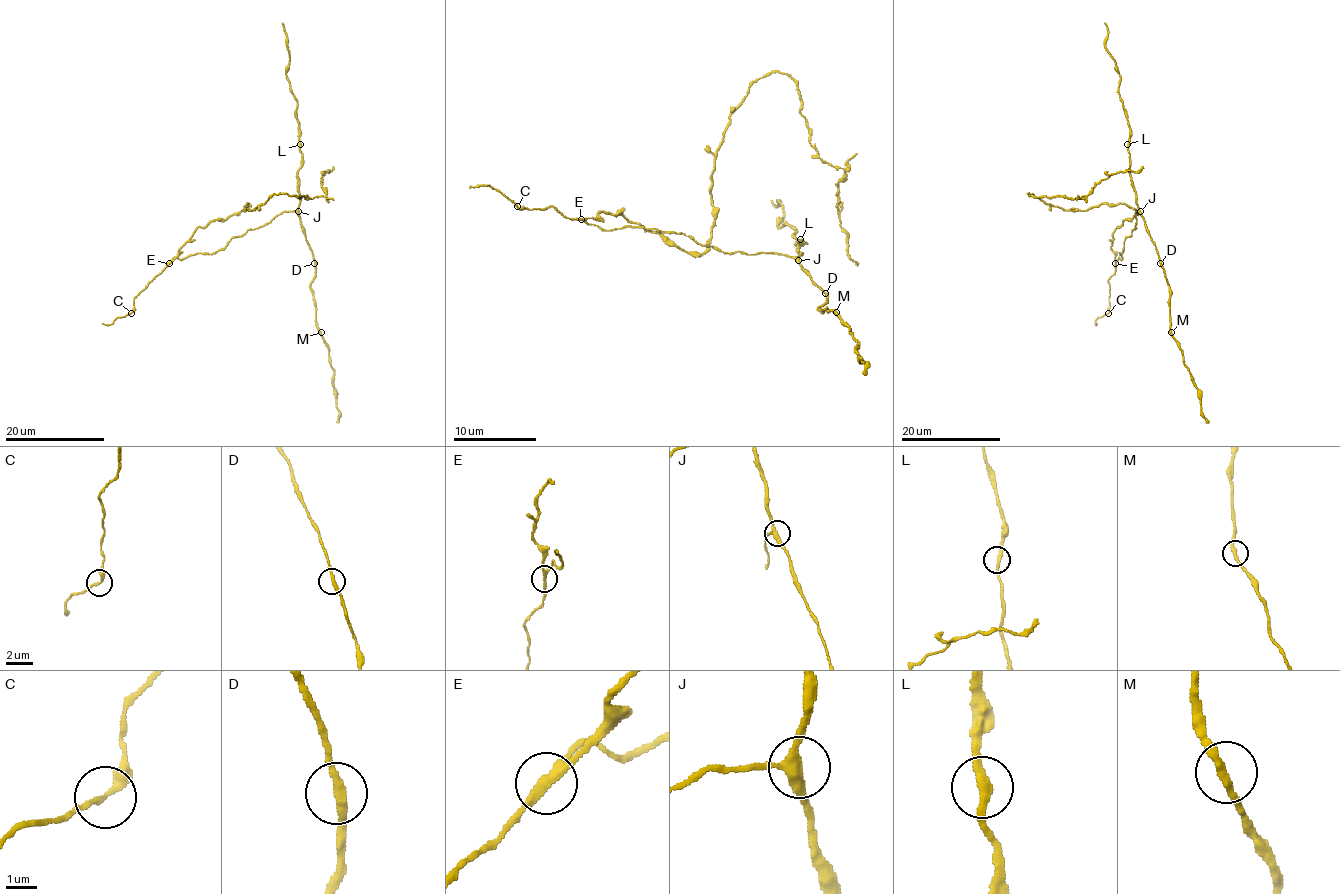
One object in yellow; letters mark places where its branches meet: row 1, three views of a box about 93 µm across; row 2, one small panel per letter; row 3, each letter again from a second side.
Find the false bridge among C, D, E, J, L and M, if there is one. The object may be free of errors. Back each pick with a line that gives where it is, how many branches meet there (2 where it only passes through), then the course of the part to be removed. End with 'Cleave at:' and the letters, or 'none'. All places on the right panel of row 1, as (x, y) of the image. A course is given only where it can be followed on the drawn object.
E: place (1115, 263); branches 3; course (1115, 263), (1113, 232), (1135, 215), (1132, 207), (1065, 210), (1028, 194), (1080, 197), (1111, 175), (1142, 166)
Cleave at: E

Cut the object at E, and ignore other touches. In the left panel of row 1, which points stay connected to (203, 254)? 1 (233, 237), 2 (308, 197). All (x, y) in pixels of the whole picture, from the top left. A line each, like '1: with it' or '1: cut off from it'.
1: with it
2: cut off from it

